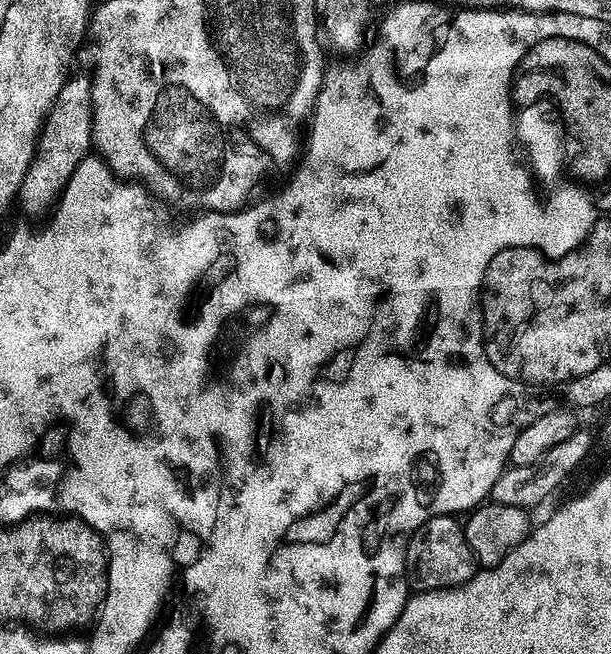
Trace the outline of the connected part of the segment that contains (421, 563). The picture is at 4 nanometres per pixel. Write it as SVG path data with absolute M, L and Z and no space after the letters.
M432 516L414 533L406 550L404 570L413 593L462 586L476 575L478 565L466 542L464 525L456 516Z

